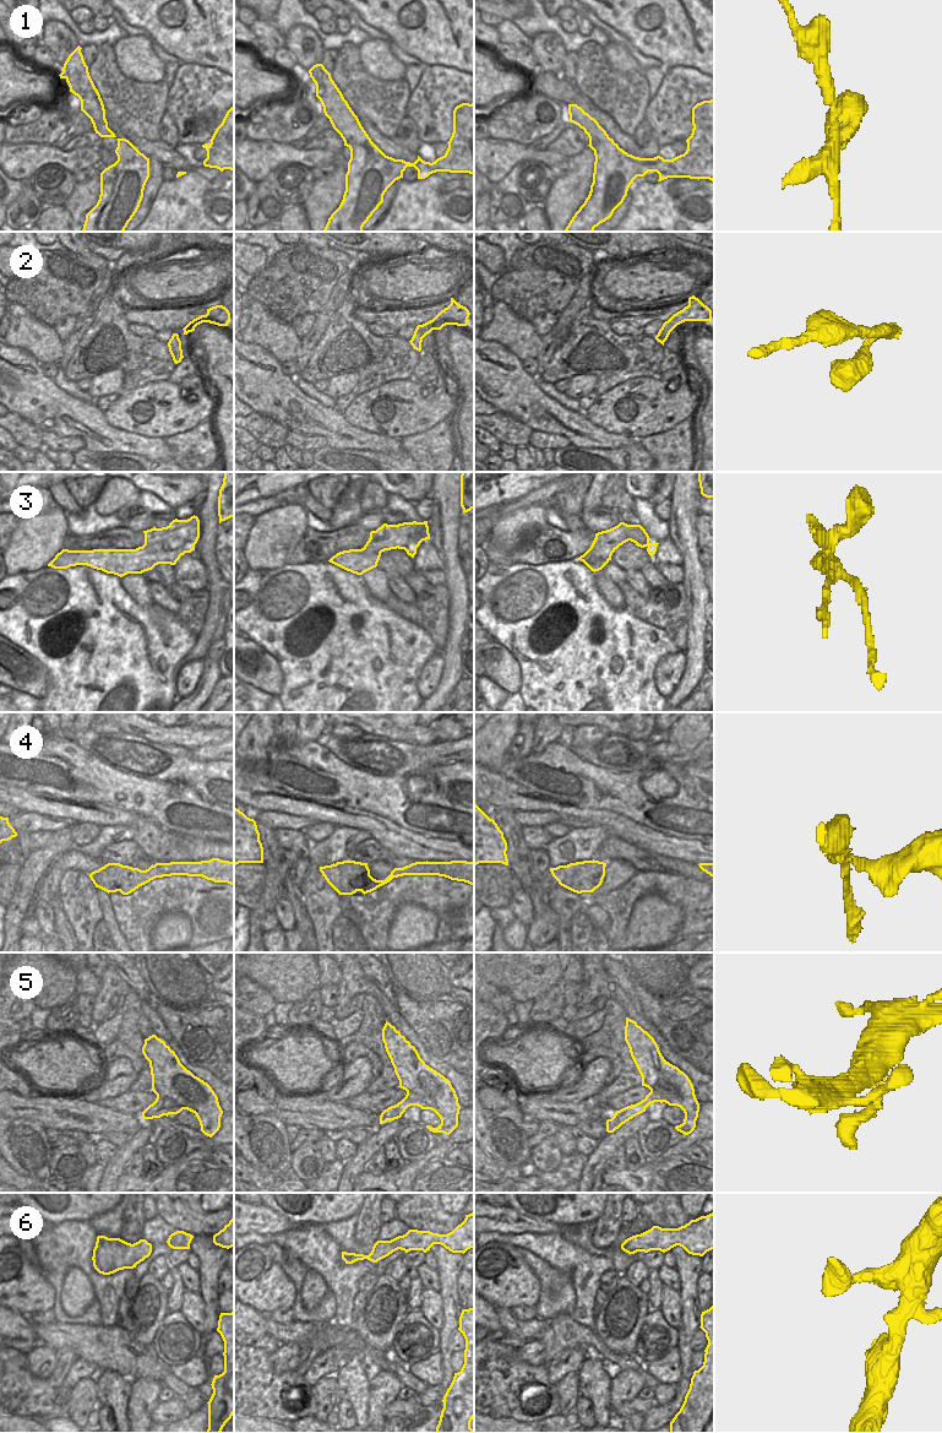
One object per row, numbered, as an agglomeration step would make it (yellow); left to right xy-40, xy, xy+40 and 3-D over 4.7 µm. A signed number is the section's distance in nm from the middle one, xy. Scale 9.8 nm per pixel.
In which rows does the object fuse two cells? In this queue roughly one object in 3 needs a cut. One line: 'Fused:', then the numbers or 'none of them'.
Fused: 3, 4

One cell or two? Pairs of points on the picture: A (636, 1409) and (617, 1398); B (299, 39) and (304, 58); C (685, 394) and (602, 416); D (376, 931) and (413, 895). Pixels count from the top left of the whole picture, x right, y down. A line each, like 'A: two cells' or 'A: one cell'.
A: two cells
B: one cell
C: one cell
D: one cell

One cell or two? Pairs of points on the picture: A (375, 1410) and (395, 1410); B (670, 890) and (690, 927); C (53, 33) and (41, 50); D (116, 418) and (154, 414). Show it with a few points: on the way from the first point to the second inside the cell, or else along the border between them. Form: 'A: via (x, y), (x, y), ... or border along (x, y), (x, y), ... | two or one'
A: border along (397, 1398), (386, 1407), (385, 1417) | two
B: via (680, 899), (690, 908), (690, 917) | one
C: border along (41, 42), (54, 55), (58, 71) | two
D: via (126, 413), (145, 413) | one

